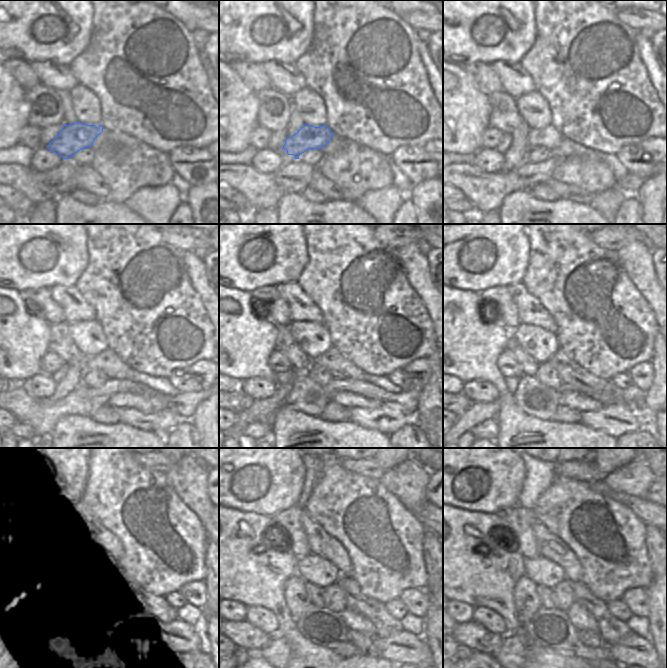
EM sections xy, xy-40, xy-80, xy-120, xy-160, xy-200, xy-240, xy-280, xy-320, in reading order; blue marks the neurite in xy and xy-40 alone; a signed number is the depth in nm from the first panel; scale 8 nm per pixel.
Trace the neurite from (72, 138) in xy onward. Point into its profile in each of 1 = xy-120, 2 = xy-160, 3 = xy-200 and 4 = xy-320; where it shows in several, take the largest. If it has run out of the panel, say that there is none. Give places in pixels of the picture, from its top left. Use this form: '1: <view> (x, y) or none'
1: xy-120 (106, 361)
2: xy-160 (340, 367)
3: xy-200 (571, 373)
4: xy-320 (611, 629)

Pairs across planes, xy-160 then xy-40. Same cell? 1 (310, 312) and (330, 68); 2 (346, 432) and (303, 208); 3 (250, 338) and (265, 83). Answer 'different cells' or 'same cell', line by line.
1: different cells
2: same cell
3: different cells

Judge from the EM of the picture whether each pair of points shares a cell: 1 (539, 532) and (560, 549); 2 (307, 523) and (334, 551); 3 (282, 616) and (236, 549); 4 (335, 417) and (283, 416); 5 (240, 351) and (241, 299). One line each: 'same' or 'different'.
1: same
2: same
3: same
4: different
5: same

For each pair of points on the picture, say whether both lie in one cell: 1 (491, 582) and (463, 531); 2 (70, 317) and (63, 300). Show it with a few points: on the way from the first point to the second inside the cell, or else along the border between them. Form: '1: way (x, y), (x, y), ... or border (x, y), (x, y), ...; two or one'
1: way (478, 569), (463, 554), (463, 544); one
2: way (70, 313), (70, 307), (67, 304); one

